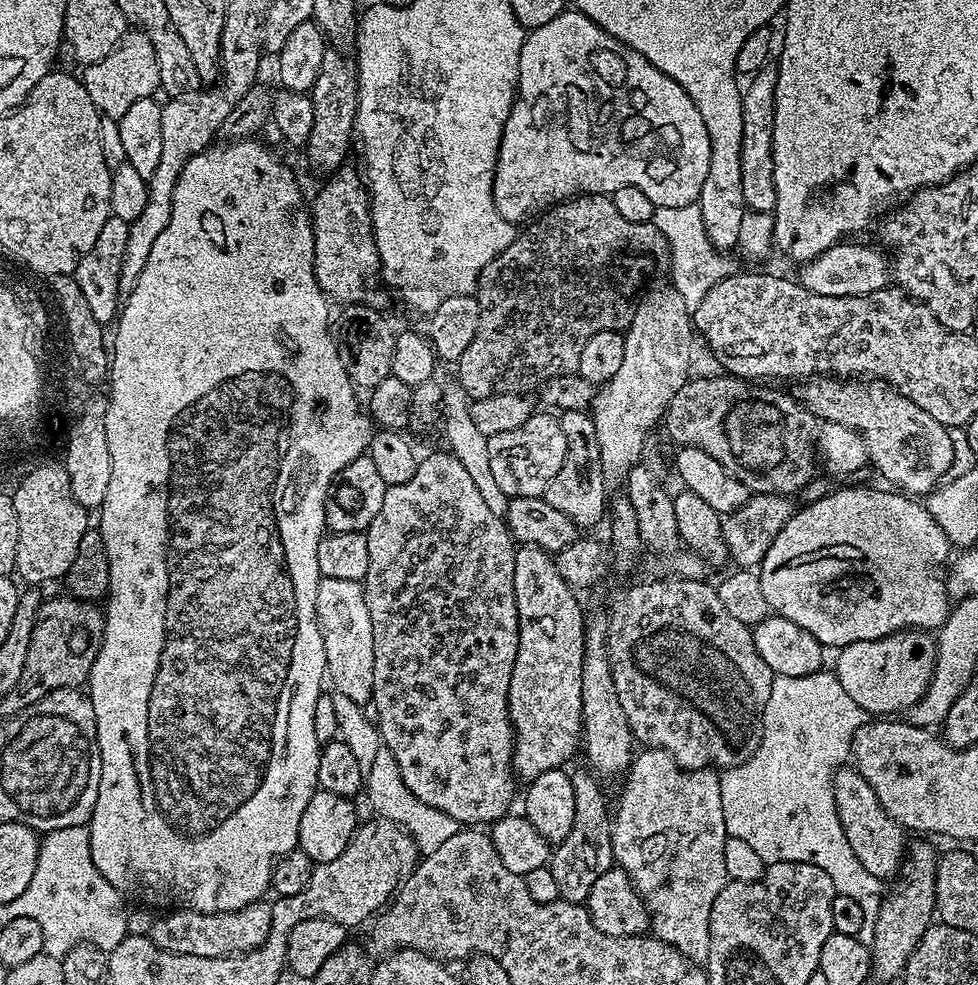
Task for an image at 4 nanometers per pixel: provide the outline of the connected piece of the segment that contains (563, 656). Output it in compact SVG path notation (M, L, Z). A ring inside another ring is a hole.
M521 544L514 558L514 598L518 606L518 654L510 674L508 713L512 719L512 770L527 782L546 774L546 770L564 768L567 760L581 747L584 719L582 718L582 662L584 661L584 625L586 612L580 609L577 593L558 574L553 553L533 544Z

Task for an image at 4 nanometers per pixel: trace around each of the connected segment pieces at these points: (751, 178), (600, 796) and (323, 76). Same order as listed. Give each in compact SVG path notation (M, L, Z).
M767 64L755 73L742 92L742 198L749 209L771 213L776 206L776 191L772 177L772 122L775 110L774 90L777 88L775 65Z
M591 771L571 773L574 786L574 823L570 834L550 852L550 867L558 881L560 899L572 904L584 904L594 882L614 867L612 859L612 821L610 808L604 805L604 792L600 789L601 781Z
M328 50L322 55L322 66L310 91L314 106L314 126L310 129L310 138L306 145L308 160L316 168L332 174L345 163L348 147L354 144L356 127L356 107L358 90L356 89L356 65L344 57L340 50Z

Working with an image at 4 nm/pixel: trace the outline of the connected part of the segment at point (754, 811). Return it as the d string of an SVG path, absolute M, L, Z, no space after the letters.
M821 670L814 674L806 674L802 678L776 676L773 679L772 689L770 690L770 702L766 702L764 730L760 737L758 750L745 764L740 764L736 768L729 768L720 776L720 789L722 790L722 818L726 822L726 830L729 836L742 838L742 842L747 842L764 859L765 865L777 864L778 862L806 862L807 864L813 864L822 870L826 870L826 874L830 874L830 878L834 882L837 893L846 898L854 898L854 902L858 902L858 906L862 906L865 923L862 926L859 937L861 940L868 942L872 938L871 925L876 921L876 915L880 909L880 901L882 899L880 886L882 886L882 880L864 869L862 863L854 856L854 852L850 850L846 835L843 833L842 824L838 820L838 811L835 809L834 802L834 790L832 789L833 772L837 768L849 763L850 757L854 752L856 732L865 723L866 713L860 709L858 702L854 702L854 698L850 698L850 694L846 694L846 690L842 690L842 682L838 682L835 671Z

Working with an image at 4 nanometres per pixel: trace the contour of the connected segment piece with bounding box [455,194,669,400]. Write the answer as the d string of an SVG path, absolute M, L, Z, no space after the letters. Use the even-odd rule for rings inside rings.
M581 194L573 196L571 200L553 204L543 215L533 219L528 226L529 228L525 232L523 229L517 235L514 242L510 242L510 246L506 246L506 250L501 256L494 258L480 271L480 277L476 283L477 289L474 295L480 307L478 330L474 333L470 346L466 346L466 354L462 354L462 358L455 365L456 372L460 375L458 387L472 400L490 398L494 394L506 394L507 392L524 394L529 391L527 388L539 389L540 385L550 378L578 373L578 358L582 358L582 346L586 346L586 342L590 342L590 338L594 338L594 334L598 334L602 330L614 330L615 332L627 330L632 324L632 314L636 311L637 300L641 295L640 287L655 274L656 268L664 270L669 267L666 238L655 228L654 224L629 222L628 219L622 218L622 214L618 214L618 209L614 207L612 199L604 194Z

